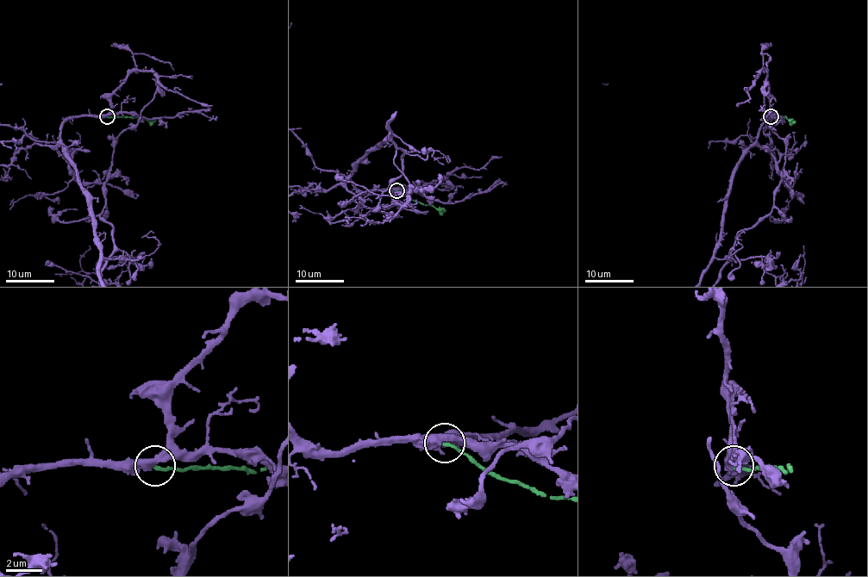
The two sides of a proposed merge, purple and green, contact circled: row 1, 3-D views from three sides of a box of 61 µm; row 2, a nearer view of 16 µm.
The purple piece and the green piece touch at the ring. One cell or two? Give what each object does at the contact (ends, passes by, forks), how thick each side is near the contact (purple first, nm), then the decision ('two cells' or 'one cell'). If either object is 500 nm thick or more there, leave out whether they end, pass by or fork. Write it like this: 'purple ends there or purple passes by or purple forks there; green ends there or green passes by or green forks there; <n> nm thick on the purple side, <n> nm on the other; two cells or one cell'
purple passes by; green ends there; 440 nm thick on the purple side, 180 nm on the other; two cells

